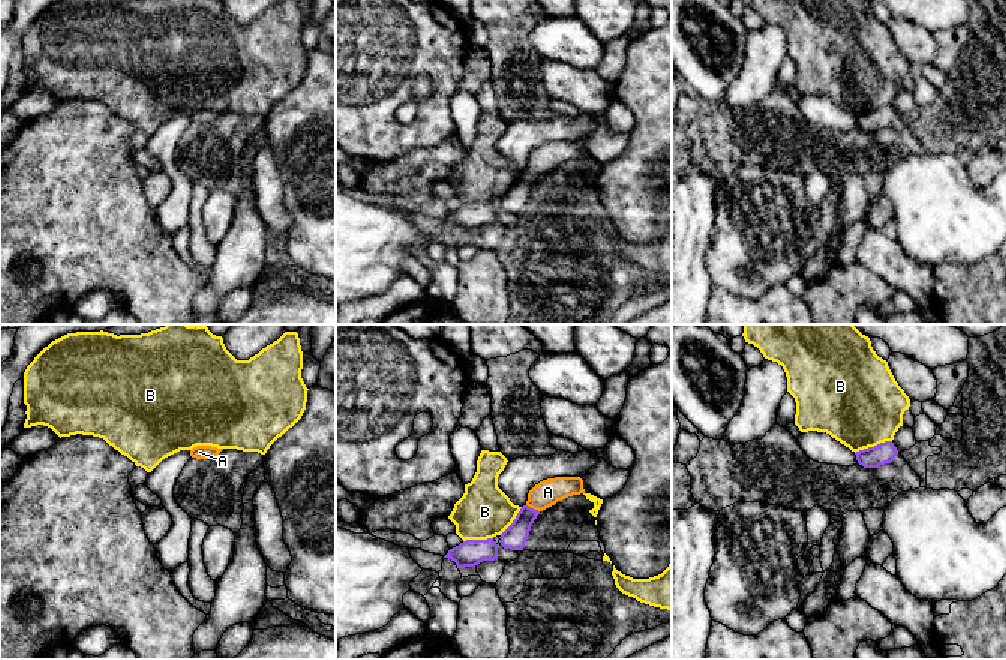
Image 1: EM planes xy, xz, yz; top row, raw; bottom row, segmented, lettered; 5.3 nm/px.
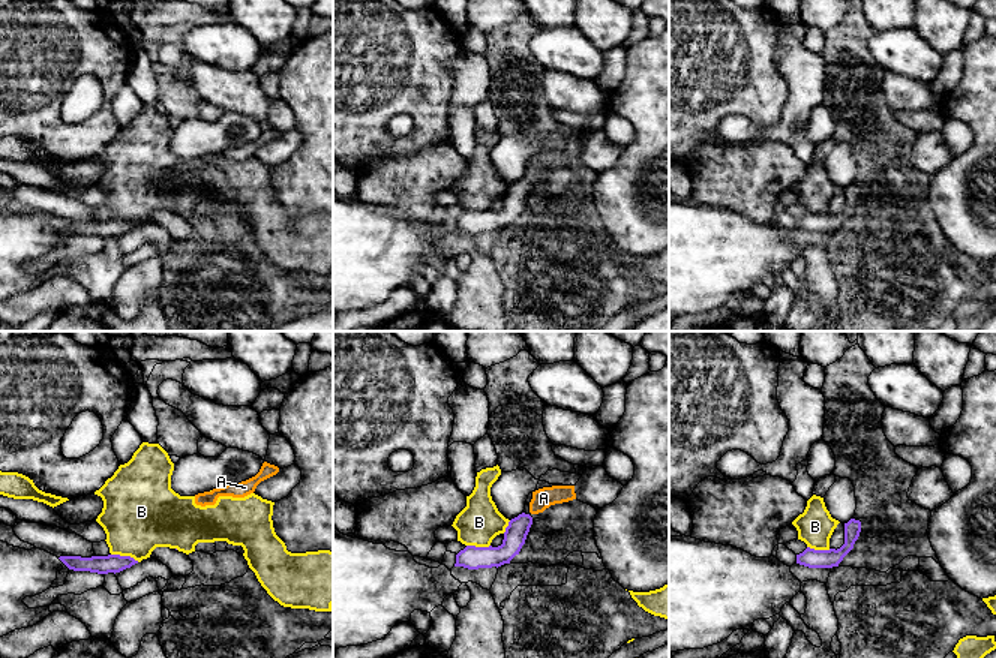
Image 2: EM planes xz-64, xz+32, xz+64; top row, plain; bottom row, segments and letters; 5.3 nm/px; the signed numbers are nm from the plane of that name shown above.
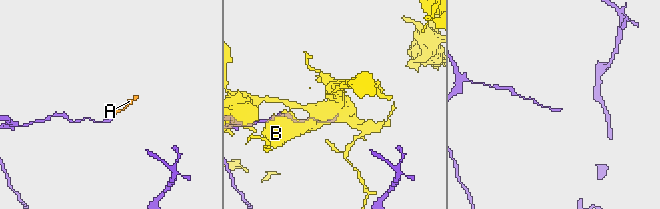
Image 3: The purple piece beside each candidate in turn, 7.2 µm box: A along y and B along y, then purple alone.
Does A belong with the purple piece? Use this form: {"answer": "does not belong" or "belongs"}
{"answer": "belongs"}

